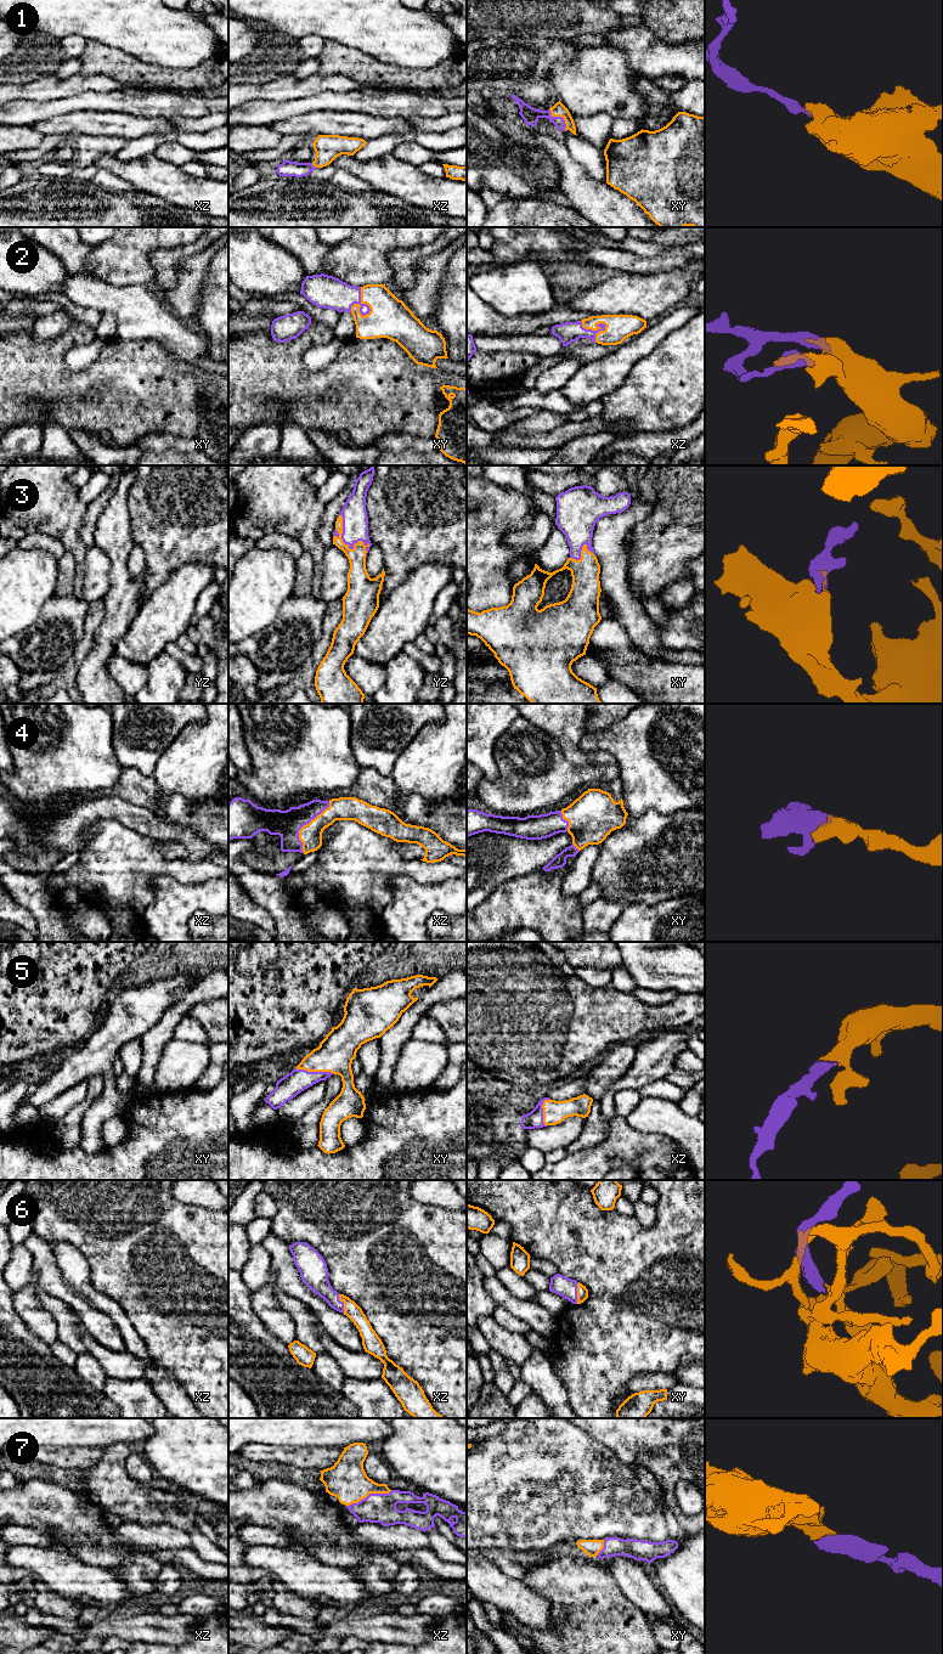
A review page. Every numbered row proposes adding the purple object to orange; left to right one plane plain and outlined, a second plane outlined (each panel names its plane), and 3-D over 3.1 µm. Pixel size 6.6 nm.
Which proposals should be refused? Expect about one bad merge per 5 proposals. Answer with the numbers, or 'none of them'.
none of them

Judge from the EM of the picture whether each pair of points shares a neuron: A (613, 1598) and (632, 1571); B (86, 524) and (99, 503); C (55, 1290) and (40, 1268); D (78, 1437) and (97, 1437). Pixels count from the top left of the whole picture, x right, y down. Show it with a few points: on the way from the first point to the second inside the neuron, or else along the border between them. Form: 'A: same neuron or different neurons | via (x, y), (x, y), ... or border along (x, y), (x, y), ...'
A: different neurons | border along (604, 1564), (620, 1590), (639, 1609)
B: same neuron | via (90, 519), (95, 508)
C: same neuron | via (55, 1285), (45, 1273)
D: same neuron | via (83, 1437), (92, 1437)

